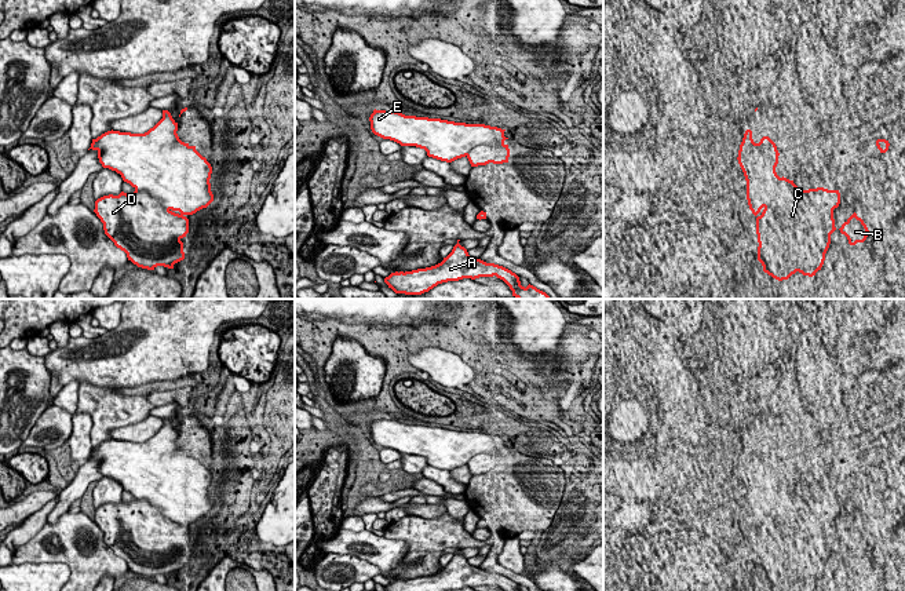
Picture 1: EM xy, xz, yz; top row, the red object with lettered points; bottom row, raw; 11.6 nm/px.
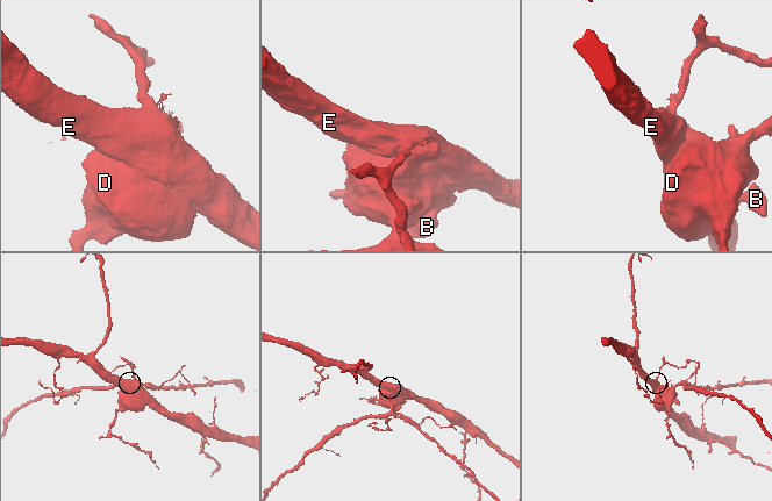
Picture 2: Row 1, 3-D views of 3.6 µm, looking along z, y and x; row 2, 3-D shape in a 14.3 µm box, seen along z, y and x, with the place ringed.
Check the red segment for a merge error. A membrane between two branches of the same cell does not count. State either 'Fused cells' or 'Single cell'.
Fused cells

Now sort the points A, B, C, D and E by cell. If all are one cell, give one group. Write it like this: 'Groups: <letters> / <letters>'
Groups: A B C D / E

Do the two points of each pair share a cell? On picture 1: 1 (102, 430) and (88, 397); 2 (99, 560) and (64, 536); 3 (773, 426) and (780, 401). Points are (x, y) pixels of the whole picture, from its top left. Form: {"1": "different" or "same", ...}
{"1": "same", "2": "same", "3": "same"}

